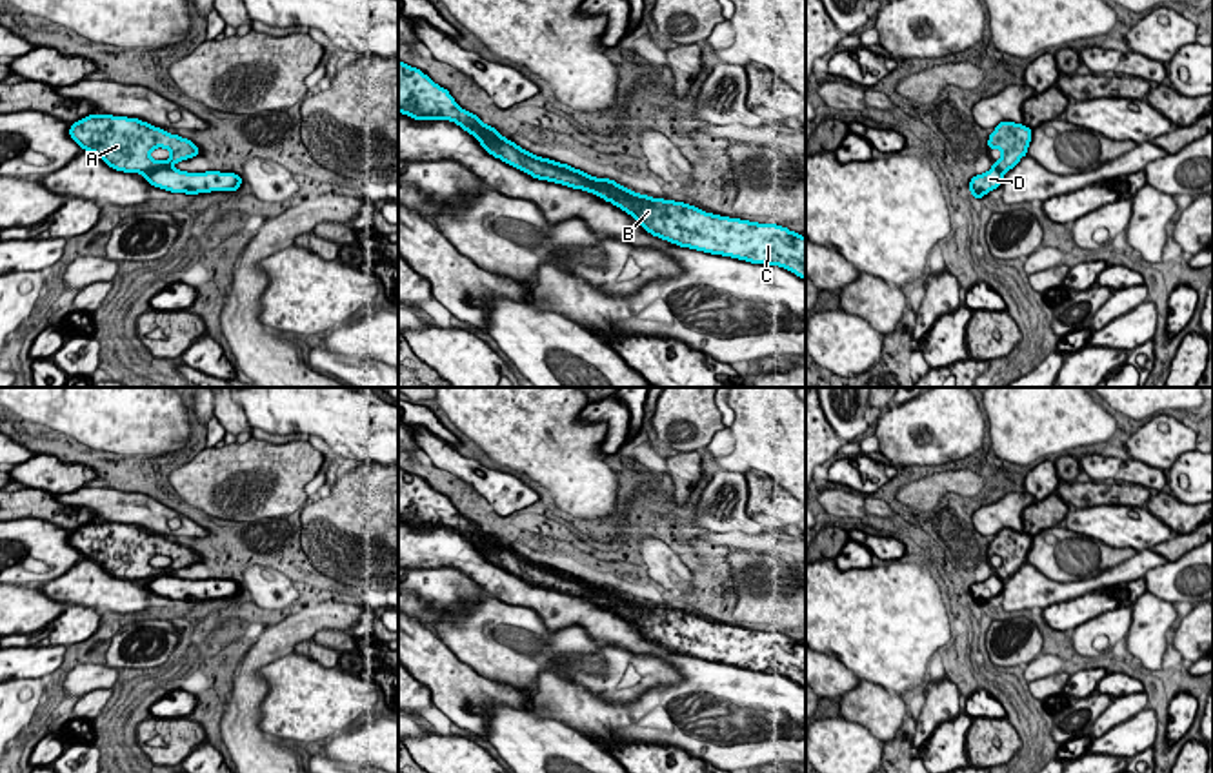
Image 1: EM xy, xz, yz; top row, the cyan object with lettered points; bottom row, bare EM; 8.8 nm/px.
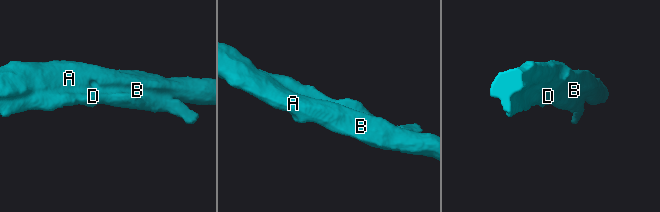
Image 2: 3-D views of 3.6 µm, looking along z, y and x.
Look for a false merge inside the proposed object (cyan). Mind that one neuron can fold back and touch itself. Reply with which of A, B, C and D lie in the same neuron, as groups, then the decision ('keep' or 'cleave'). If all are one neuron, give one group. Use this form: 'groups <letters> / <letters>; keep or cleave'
groups A B C / D; cleave

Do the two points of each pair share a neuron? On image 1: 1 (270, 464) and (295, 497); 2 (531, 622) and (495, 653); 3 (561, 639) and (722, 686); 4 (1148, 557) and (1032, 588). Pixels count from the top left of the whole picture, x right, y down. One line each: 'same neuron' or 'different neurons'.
1: same neuron
2: same neuron
3: different neurons
4: same neuron

